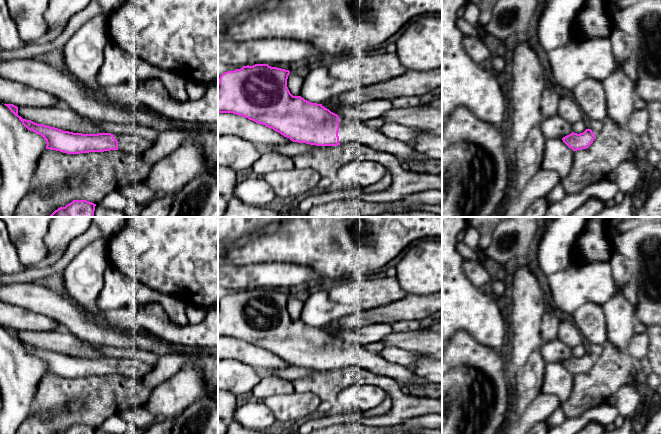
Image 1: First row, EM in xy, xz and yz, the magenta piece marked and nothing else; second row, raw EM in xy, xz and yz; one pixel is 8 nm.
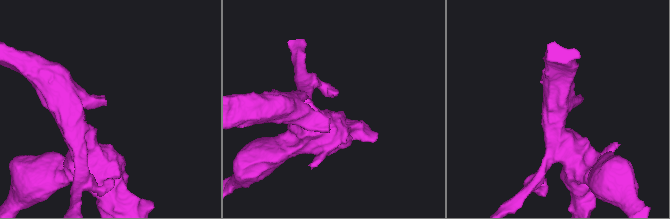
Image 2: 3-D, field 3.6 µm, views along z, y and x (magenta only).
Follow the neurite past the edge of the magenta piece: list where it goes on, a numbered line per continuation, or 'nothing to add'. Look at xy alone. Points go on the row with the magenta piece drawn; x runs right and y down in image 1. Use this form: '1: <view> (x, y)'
1: xy (135, 144)

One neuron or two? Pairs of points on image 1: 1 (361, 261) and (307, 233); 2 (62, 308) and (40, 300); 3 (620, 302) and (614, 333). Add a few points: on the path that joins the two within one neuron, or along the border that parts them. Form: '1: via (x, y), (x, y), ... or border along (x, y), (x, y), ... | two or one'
1: via (348, 255), (331, 252), (320, 241) | one
2: via (57, 307), (45, 301) | one
3: via (620, 310), (620, 325) | one

